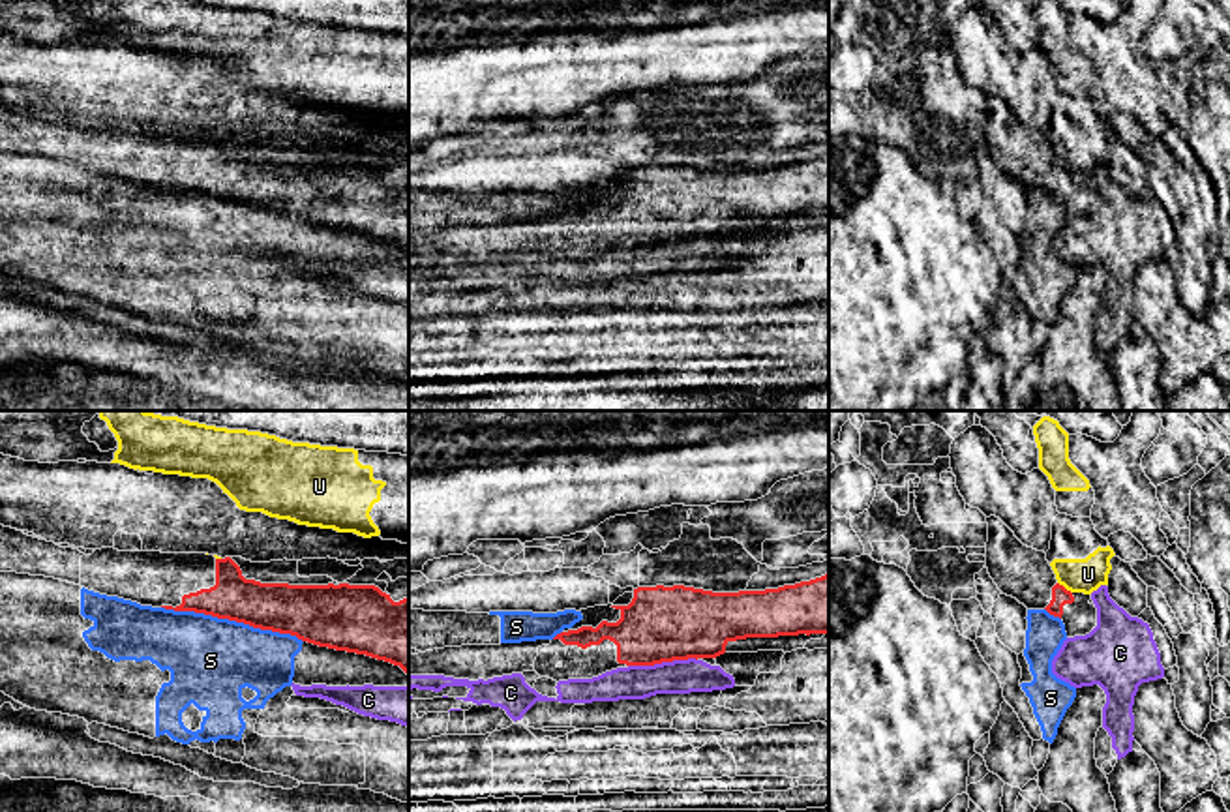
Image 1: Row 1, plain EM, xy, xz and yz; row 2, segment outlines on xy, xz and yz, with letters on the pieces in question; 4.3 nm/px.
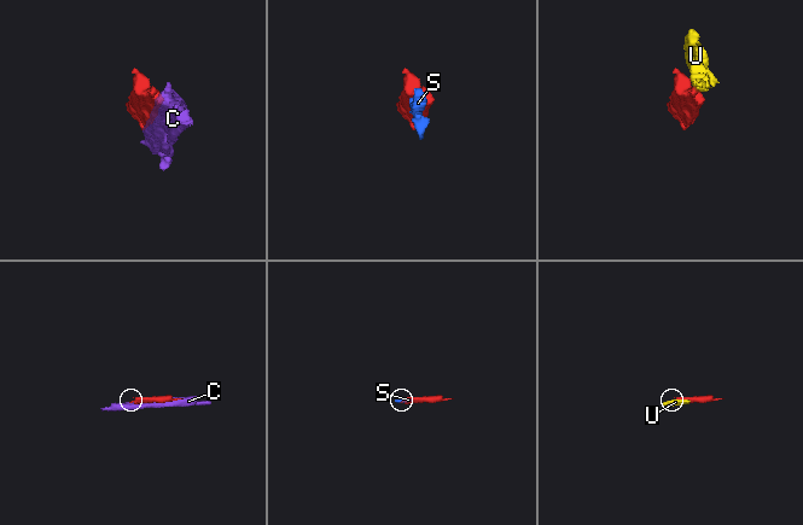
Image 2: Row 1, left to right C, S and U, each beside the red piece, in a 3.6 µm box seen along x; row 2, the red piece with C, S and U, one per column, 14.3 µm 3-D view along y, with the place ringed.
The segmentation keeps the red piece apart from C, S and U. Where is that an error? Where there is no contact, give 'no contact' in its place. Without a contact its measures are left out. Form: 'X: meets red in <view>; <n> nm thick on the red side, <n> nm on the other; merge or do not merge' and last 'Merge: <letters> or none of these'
C: meets red in xz; 320 nm thick on the red side, 140 nm on the other; do not merge
S: meets red in xy; 220 nm thick on the red side, 360 nm on the other; do not merge
U: meets red in yz; 80 nm thick on the red side, 150 nm on the other; do not merge
Merge: none of these

